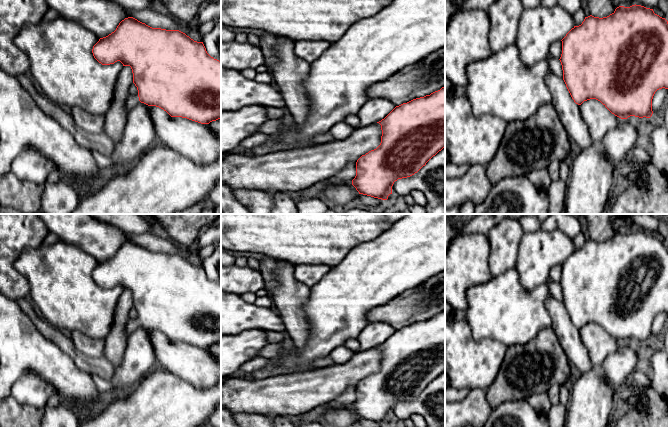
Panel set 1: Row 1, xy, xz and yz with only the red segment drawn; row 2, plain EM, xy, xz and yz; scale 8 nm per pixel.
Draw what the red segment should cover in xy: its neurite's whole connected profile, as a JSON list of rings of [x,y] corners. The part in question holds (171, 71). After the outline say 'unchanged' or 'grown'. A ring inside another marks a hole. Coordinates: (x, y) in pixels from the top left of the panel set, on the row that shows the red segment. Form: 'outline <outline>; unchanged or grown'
outline [[[133,17],[122,20],[116,30],[100,38],[93,46],[94,58],[102,65],[120,61],[123,66],[130,66],[137,95],[129,95],[125,102],[127,113],[138,103],[156,106],[166,111],[171,117],[182,117],[209,124],[221,118],[221,62],[211,57],[203,44],[197,42],[179,30],[152,28]]]; grown

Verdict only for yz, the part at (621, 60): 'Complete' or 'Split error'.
Complete

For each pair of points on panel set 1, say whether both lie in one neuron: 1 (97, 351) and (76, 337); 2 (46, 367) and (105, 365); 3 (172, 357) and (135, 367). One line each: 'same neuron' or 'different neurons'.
1: same neuron
2: different neurons
3: different neurons

